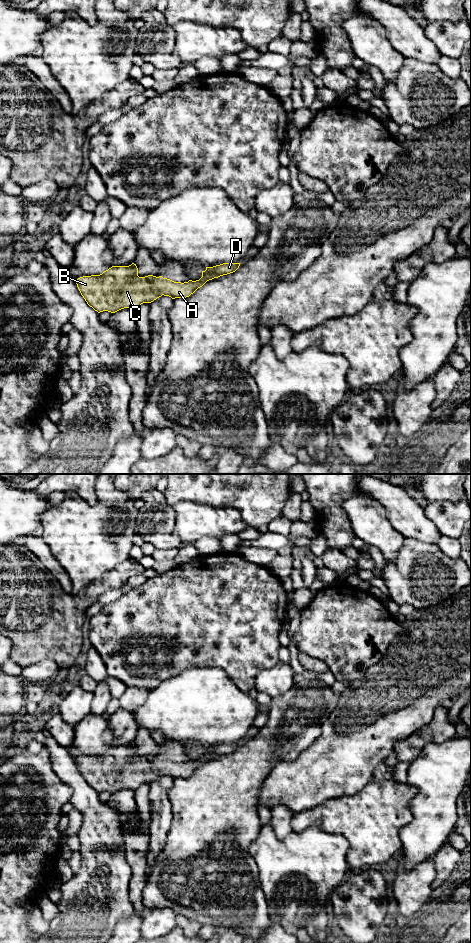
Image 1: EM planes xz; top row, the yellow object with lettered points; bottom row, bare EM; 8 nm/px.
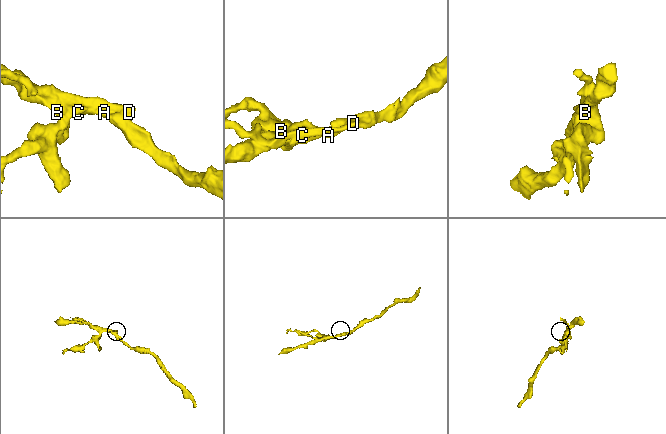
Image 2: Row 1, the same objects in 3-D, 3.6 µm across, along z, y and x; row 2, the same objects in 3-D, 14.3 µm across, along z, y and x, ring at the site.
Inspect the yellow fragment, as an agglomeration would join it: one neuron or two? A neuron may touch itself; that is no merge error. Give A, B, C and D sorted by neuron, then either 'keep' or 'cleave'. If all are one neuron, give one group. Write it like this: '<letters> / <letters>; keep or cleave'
A B C / D; cleave

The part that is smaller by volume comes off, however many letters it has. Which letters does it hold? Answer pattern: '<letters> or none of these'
D

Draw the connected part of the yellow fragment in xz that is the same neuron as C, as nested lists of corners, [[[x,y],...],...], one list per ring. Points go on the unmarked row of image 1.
[[[132,743],[129,746],[112,746],[100,755],[83,756],[76,760],[77,767],[87,782],[98,793],[108,791],[115,793],[124,788],[137,789],[143,783],[151,783],[157,778],[169,776],[172,779],[186,778],[193,774],[206,762],[201,760],[198,763],[174,762],[162,756],[148,755],[138,756],[138,748]]]

